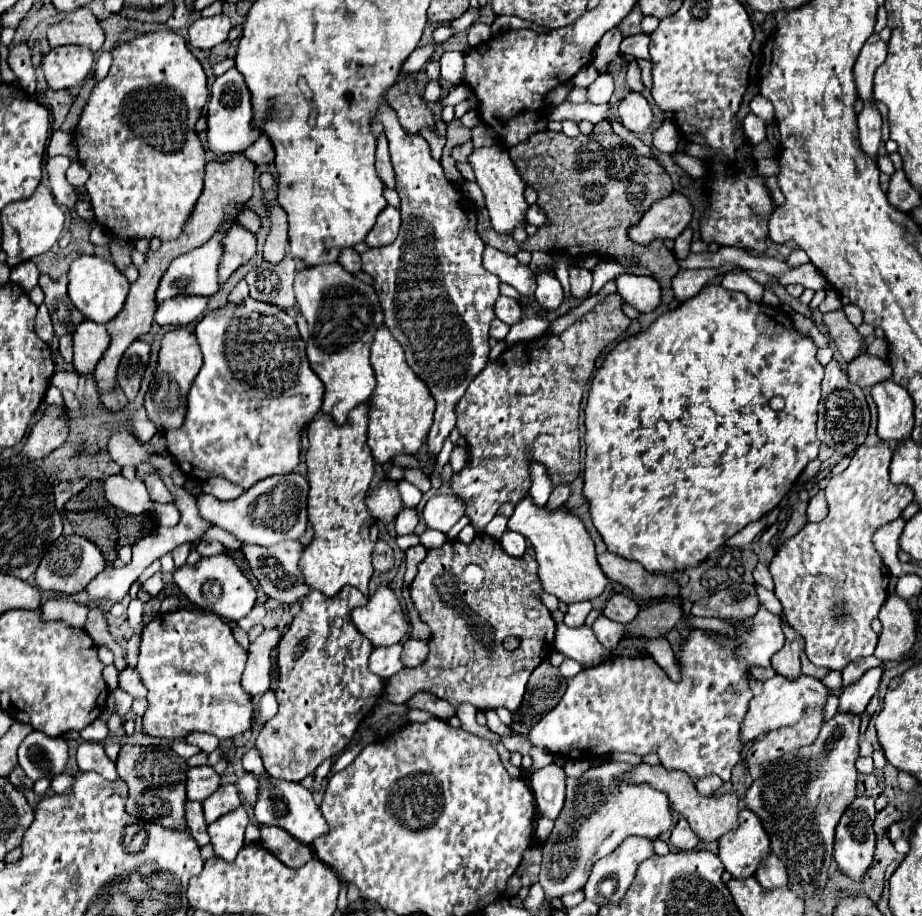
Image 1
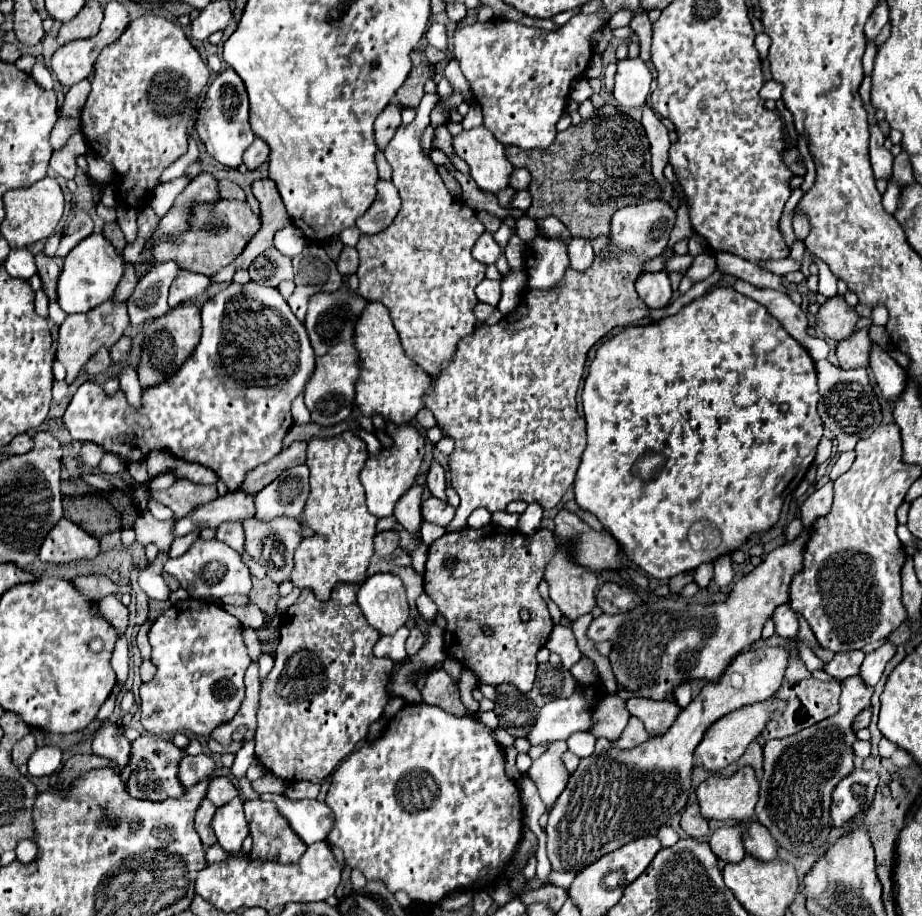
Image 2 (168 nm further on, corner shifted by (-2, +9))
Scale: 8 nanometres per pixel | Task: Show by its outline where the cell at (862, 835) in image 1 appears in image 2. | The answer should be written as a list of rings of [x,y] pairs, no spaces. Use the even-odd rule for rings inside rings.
[[[855,769],[837,783],[831,803],[831,817],[837,827],[843,827],[849,819],[857,817],[871,805],[877,781],[879,775],[875,771]]]

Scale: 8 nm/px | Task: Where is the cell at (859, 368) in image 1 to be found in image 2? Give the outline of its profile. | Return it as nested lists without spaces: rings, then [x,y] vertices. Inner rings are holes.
[[[868,327],[853,333],[849,339],[837,343],[837,359],[843,369],[847,367],[869,367],[869,351],[871,351],[871,341],[869,341]]]

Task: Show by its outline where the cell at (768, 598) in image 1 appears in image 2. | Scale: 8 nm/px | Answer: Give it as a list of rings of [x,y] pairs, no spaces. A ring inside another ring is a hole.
[[[803,529],[799,537],[795,537],[791,543],[781,545],[773,549],[765,561],[753,569],[749,575],[739,579],[729,597],[721,603],[687,603],[687,601],[675,601],[675,599],[663,599],[655,603],[643,603],[631,611],[623,611],[619,615],[601,615],[593,619],[589,627],[589,639],[595,643],[611,641],[611,653],[609,663],[613,669],[613,675],[625,691],[635,693],[635,697],[653,699],[653,701],[665,701],[669,693],[675,691],[677,685],[687,681],[719,681],[729,663],[739,655],[743,649],[751,647],[757,639],[761,639],[761,631],[767,619],[773,617],[773,611],[789,601],[789,585],[793,577],[803,569],[803,553],[807,547],[807,541],[811,537],[809,529]]]

